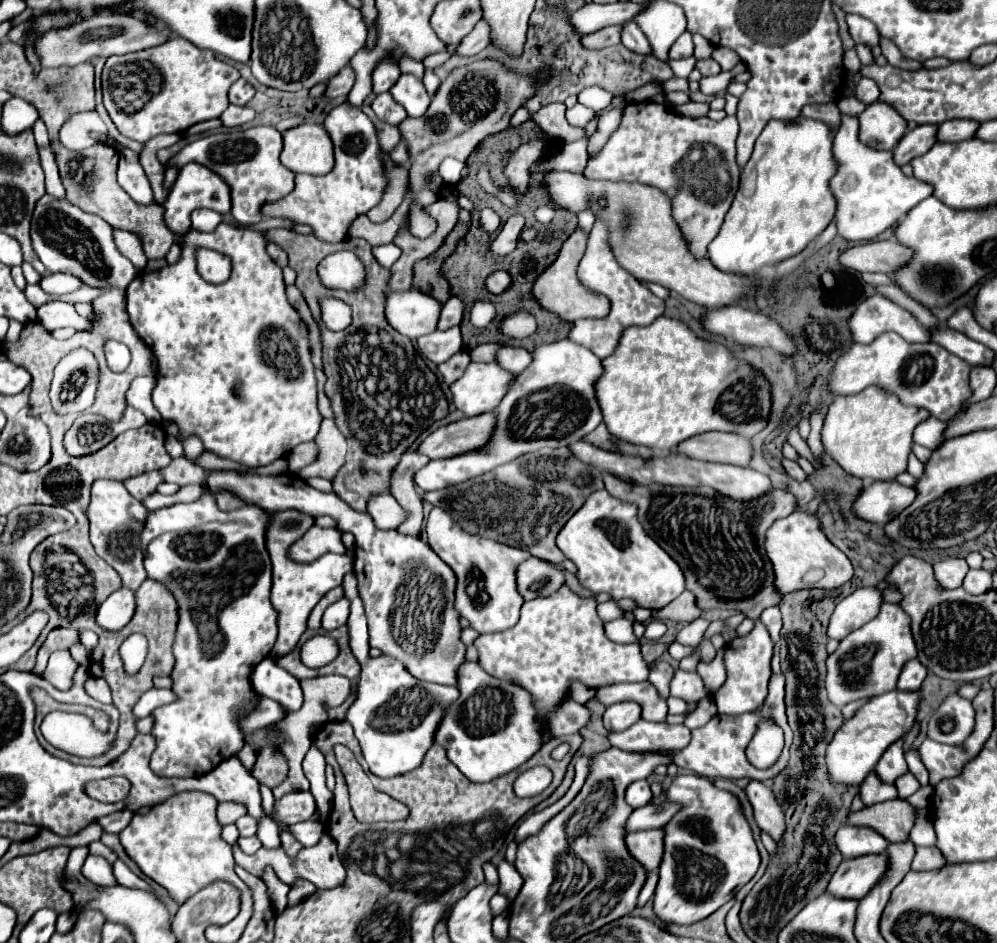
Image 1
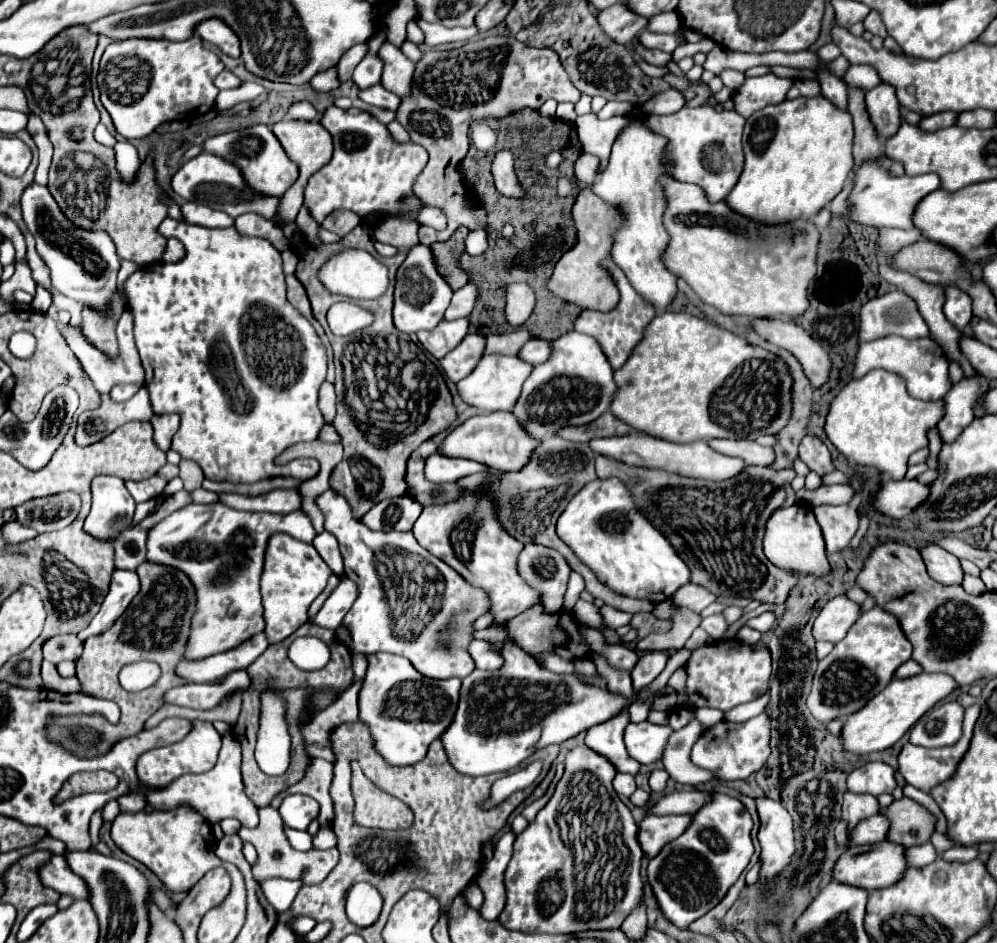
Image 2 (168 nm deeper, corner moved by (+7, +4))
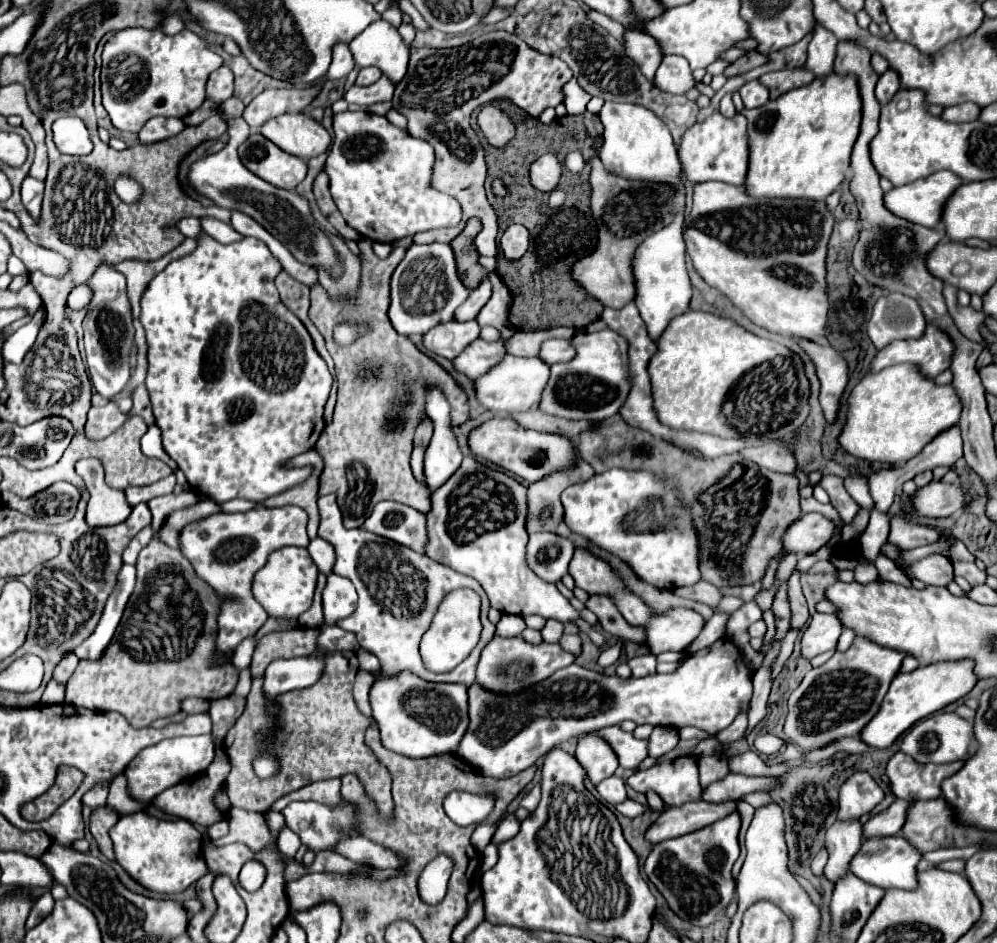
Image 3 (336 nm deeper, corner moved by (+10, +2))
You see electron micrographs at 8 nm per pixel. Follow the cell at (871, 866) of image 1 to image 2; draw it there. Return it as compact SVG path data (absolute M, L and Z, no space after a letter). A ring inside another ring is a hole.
M883 840L869 846L849 846L837 860L833 876L843 884L851 884L865 890L877 890L877 888L887 888L899 882L901 876L905 874L905 868L907 868L905 848L901 844Z

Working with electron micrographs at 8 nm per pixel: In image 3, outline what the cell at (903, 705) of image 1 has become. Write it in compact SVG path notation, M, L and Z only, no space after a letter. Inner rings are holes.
M966 660L966 662L940 662L940 664L930 664L930 666L920 666L918 670L910 672L910 674L898 674L890 688L888 694L884 696L880 710L876 712L876 716L862 728L860 732L860 740L866 742L870 748L886 748L892 746L894 740L906 732L912 724L916 724L918 720L942 710L944 706L960 700L962 696L966 696L978 678L974 678L974 662Z

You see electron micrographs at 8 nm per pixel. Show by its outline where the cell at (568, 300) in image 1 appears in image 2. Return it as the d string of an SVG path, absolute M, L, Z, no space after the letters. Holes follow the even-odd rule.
M581 154L581 158L575 164L575 174L581 182L587 184L577 196L577 202L573 206L573 218L577 226L577 238L579 242L561 256L557 262L553 276L549 280L549 290L555 292L559 298L573 302L581 308L609 312L619 304L619 290L615 286L615 280L611 274L601 266L603 260L609 260L609 248L613 246L613 232L621 226L621 212L613 208L611 204L605 204L597 194L591 192L591 186L597 180L599 174L599 158L593 154Z

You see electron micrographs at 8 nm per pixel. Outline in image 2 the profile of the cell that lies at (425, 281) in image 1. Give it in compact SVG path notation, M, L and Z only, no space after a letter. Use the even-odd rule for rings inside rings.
M461 226L449 240L437 242L431 246L433 254L437 258L439 272L445 276L445 280L449 282L449 286L453 290L459 290L469 282L469 276L465 274L465 270L459 268L459 256L465 252L467 234L469 234L469 230Z

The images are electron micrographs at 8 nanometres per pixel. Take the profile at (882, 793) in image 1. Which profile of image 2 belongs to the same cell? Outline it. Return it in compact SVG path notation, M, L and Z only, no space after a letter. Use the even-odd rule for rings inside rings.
M845 794L843 798L843 812L841 812L841 820L847 822L847 838L851 836L855 824L859 824L861 820L873 816L879 812L877 806L877 798L873 796L861 796L861 794Z

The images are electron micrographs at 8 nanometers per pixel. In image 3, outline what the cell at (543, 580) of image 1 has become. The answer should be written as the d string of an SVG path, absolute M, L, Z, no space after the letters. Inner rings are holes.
M532 534L526 546L526 564L536 576L554 584L564 574L568 574L568 564L572 560L572 554L574 554L574 546L570 546L566 538L558 538L556 534Z

